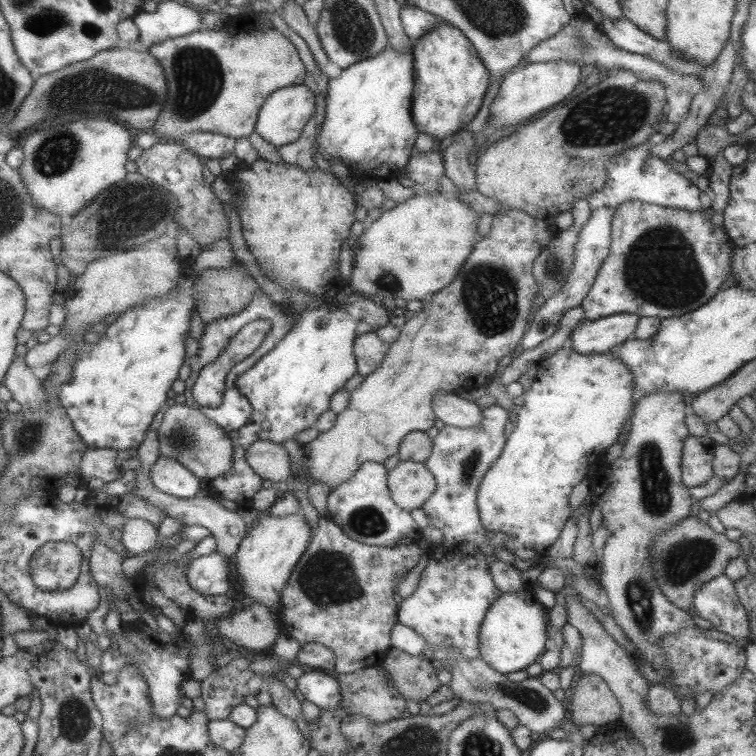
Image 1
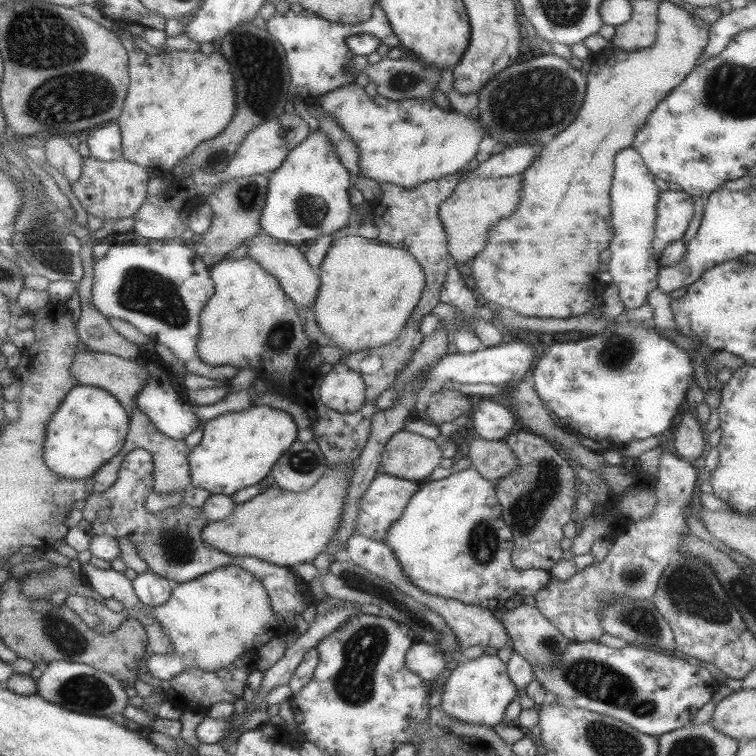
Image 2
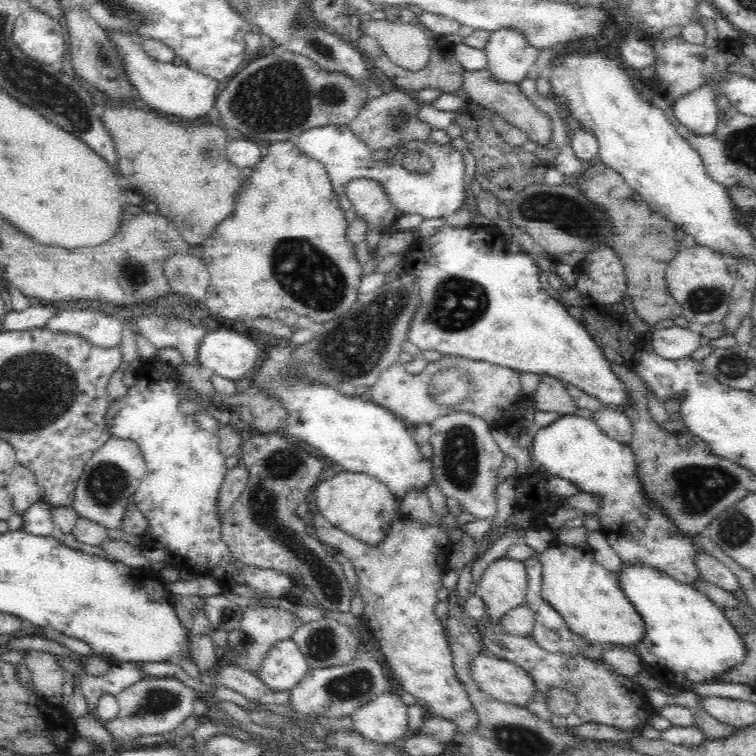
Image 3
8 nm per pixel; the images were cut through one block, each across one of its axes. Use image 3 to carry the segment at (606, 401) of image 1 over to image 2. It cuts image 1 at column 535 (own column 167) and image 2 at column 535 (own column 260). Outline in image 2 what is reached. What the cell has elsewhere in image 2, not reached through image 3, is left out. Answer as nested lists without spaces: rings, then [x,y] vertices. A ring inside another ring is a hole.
[[[474,468],[465,469],[458,473],[453,472],[446,478],[428,482],[428,484],[424,484],[424,486],[420,484],[420,488],[414,493],[414,497],[410,498],[402,514],[402,518],[398,518],[398,521],[390,526],[390,530],[386,532],[386,540],[384,540],[384,543],[392,549],[395,557],[398,558],[398,563],[400,563],[402,571],[404,571],[406,577],[410,578],[412,585],[421,588],[424,593],[437,594],[444,598],[453,598],[464,604],[482,606],[490,610],[496,610],[496,608],[505,610],[504,604],[506,604],[510,598],[515,596],[537,596],[537,592],[549,584],[550,575],[543,569],[518,569],[513,566],[511,553],[514,548],[514,536],[512,535],[512,531],[510,531],[510,527],[508,527],[503,520],[502,507],[500,507],[500,503],[498,503],[498,498],[496,497],[495,485],[495,481],[482,478],[480,473],[476,472]]]

